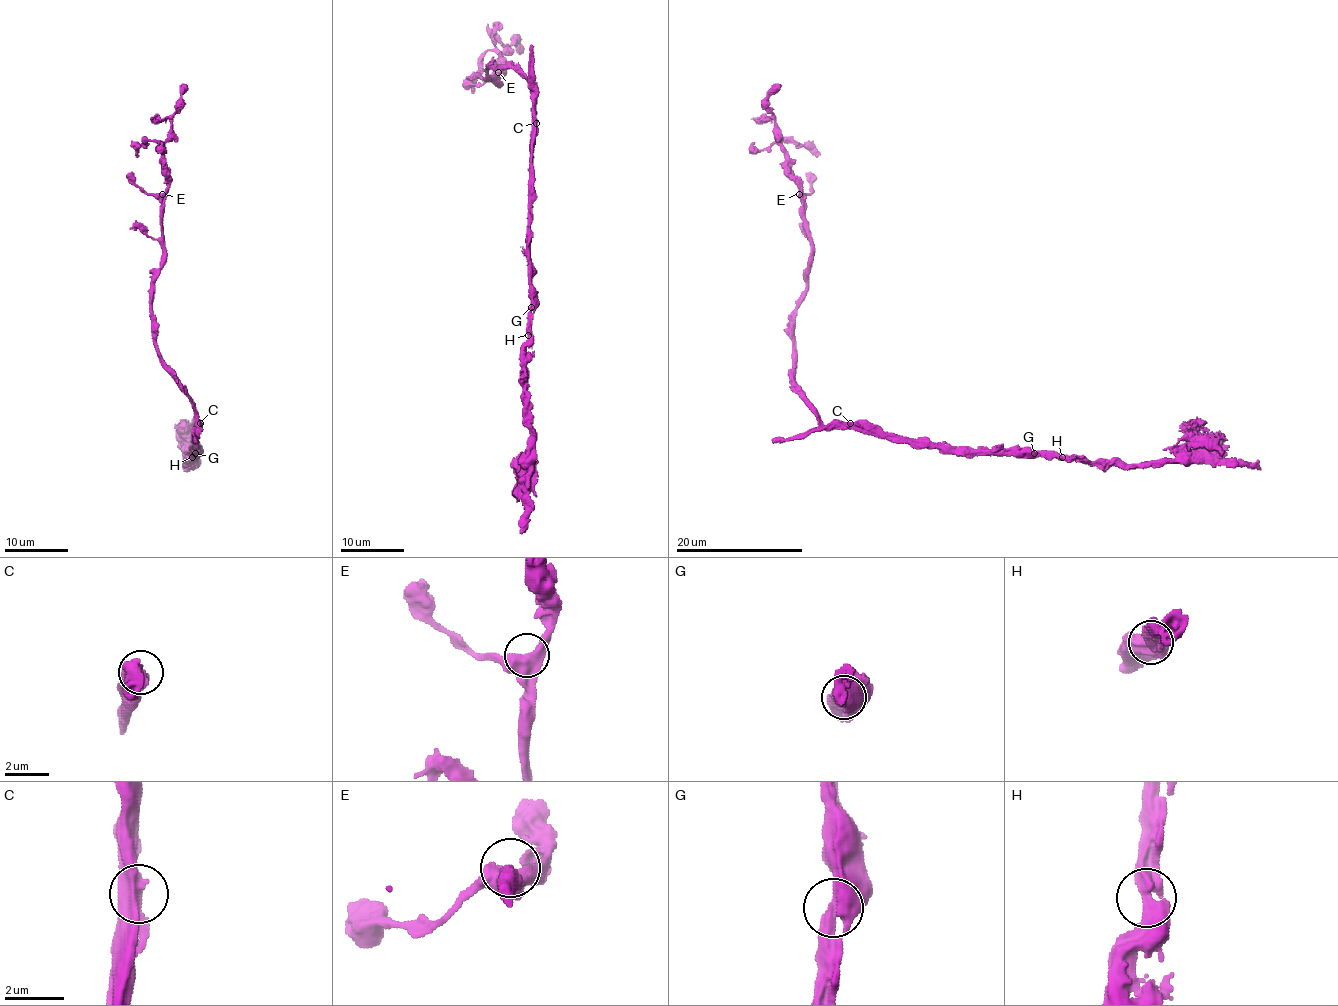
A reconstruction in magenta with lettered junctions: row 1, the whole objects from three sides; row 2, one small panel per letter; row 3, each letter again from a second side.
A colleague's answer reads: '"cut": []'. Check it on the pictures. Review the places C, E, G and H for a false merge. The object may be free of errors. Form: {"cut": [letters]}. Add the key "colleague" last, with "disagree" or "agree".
{"cut": [], "colleague": "agree"}

